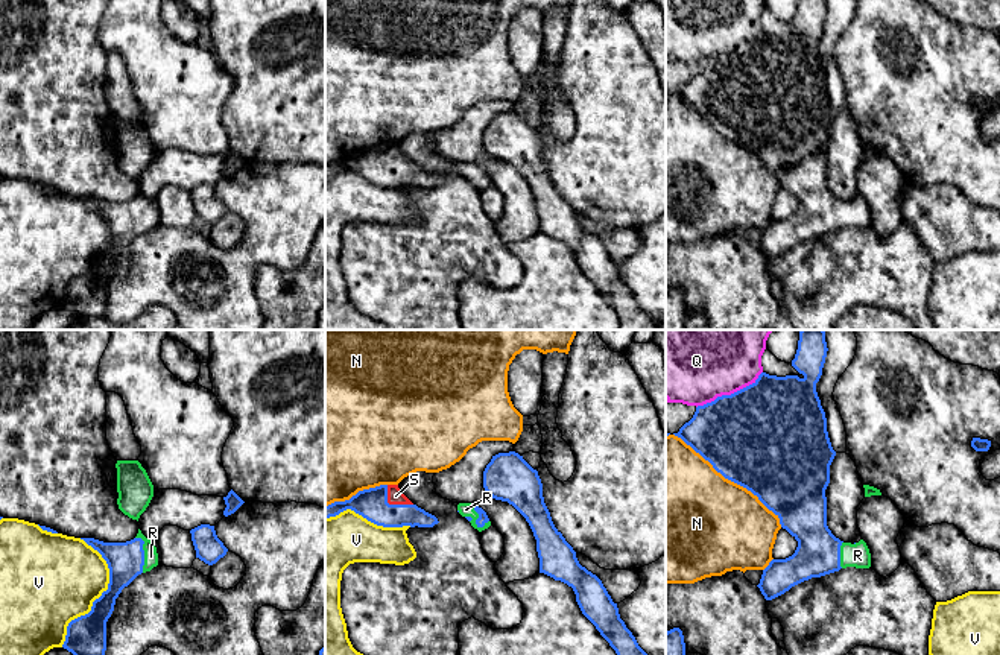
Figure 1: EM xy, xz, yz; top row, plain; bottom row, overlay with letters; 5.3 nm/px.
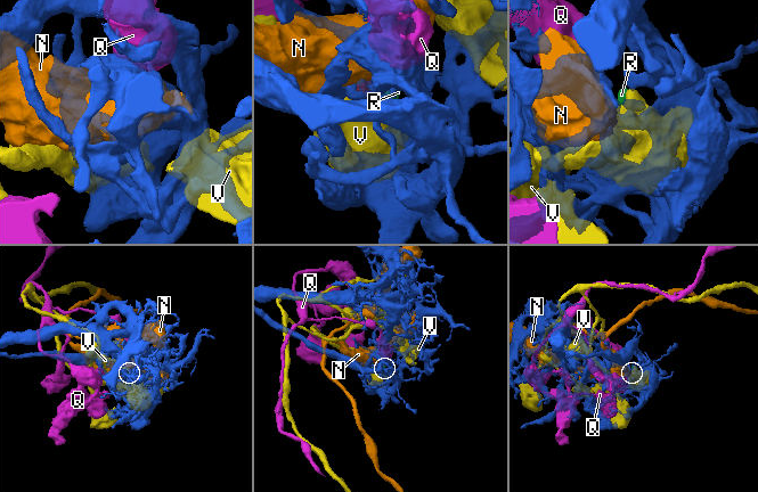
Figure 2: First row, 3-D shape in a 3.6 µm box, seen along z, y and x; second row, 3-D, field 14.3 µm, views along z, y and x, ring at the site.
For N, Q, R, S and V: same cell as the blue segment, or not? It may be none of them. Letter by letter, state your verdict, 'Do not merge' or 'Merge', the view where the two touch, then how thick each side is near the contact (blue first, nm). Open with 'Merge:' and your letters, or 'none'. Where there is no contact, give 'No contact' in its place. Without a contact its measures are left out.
Merge: R, S
N: Do not merge. Touches blue in yz. Thickness 500 nm (blue) against 480 nm
Q: Do not merge. Touches blue in yz. Thickness 500 nm (blue) against 340 nm
R: Merge. Touches blue in xz. Thickness 50 nm (blue) against 80 nm
S: Merge. Touches blue in xz. Thickness 160 nm (blue) against 90 nm
V: Do not merge. Touches blue in xy. Thickness 220 nm (blue) against 460 nm

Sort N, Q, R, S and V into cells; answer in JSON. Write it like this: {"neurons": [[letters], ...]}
{"neurons": [["N"], ["Q"], ["R", "S"], ["V"]]}

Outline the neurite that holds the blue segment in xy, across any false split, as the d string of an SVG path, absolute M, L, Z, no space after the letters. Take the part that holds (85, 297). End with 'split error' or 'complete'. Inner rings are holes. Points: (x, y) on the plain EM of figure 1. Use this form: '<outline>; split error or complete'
M141 190L126 202L103 202L94 198L81 198L106 220L109 228L108 249L93 261L91 271L71 280L67 286L64 309L78 319L103 318L106 310L106 281L111 277L116 258L138 234L158 225L155 204Z; split error

